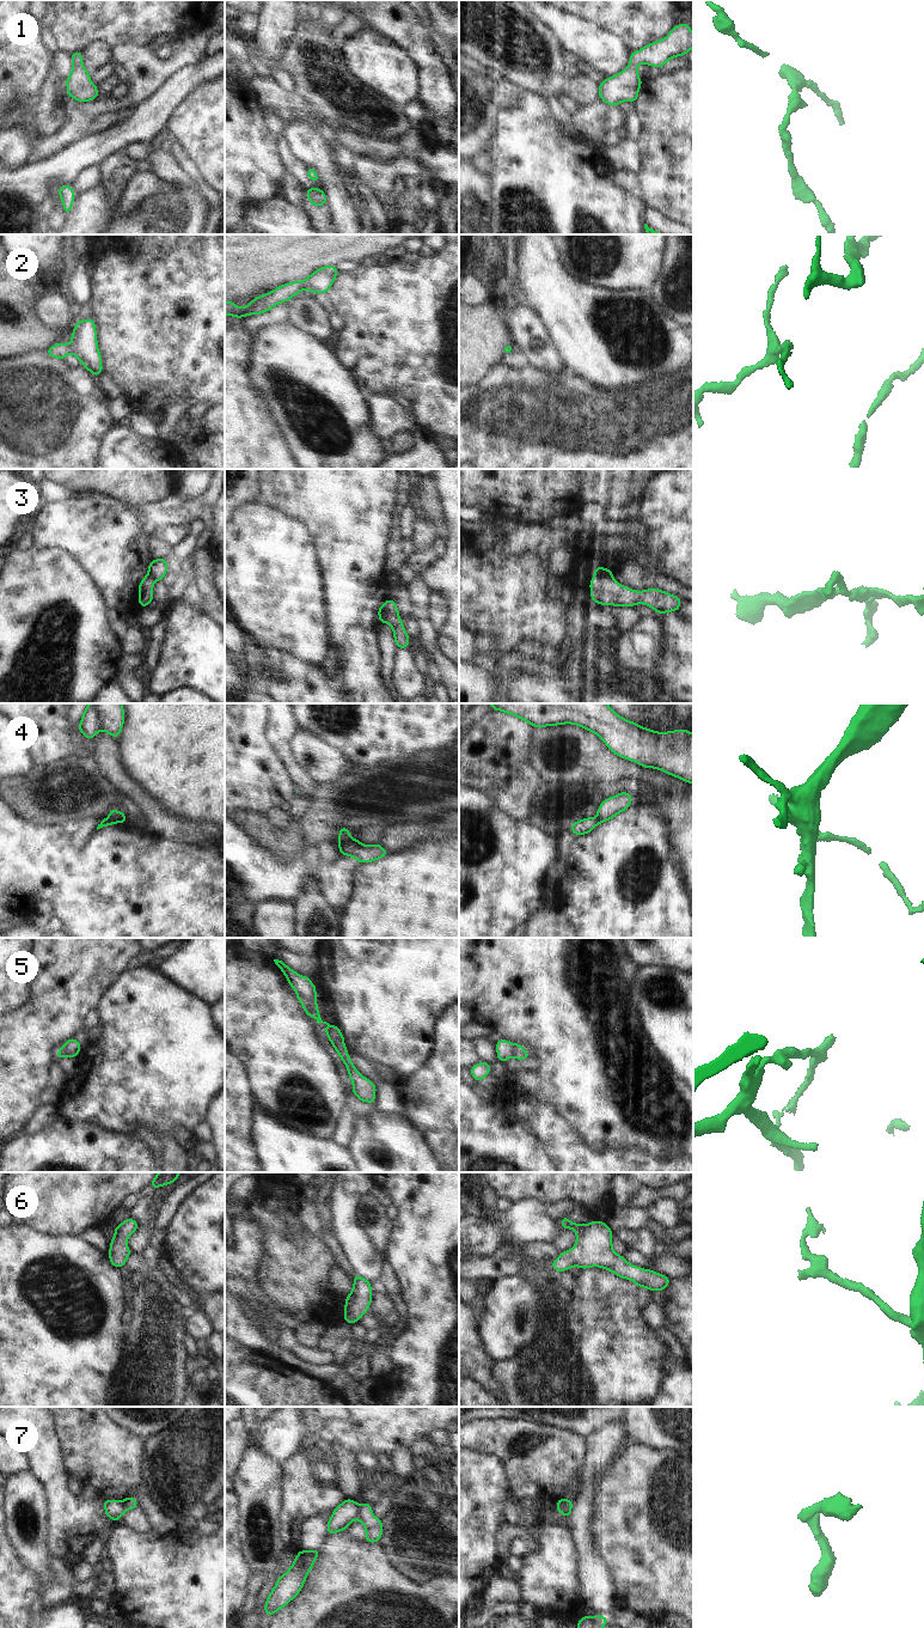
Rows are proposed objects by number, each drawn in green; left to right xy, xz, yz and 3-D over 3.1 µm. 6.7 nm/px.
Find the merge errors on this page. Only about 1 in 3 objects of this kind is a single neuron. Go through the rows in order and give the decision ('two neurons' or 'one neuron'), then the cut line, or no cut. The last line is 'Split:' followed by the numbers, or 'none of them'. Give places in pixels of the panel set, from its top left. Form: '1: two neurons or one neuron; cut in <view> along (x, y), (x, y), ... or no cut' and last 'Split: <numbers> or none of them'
1: one neuron; no cut
2: one neuron; no cut
3: two neurons; cut in xz along (383, 604), (384, 622)
4: two neurons; cut in xz along (349, 837), (340, 845)
5: two neurons; cut in xz along (298, 993), (316, 1000)
6: one neuron; no cut
7: two neurons; cut in xz along (359, 1505), (359, 1514), (355, 1518)
Split: 3, 4, 5, 7

